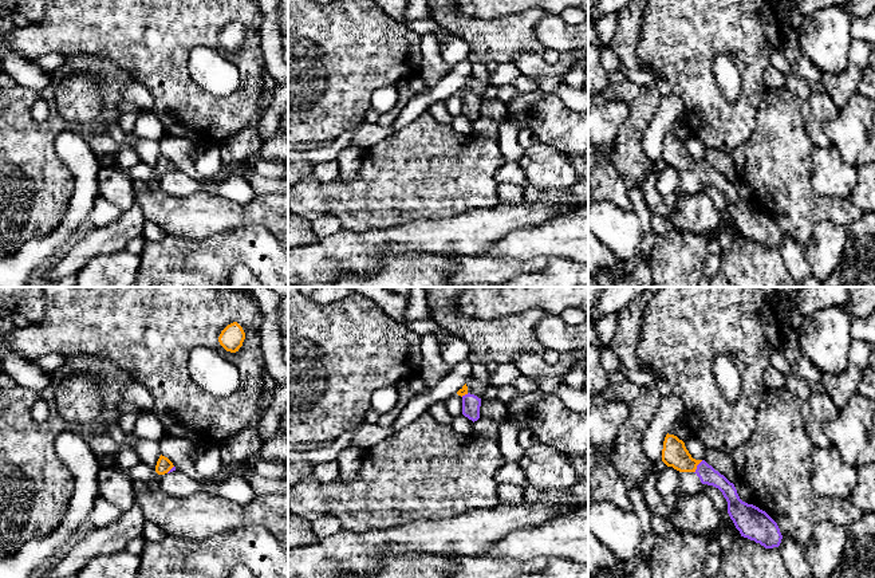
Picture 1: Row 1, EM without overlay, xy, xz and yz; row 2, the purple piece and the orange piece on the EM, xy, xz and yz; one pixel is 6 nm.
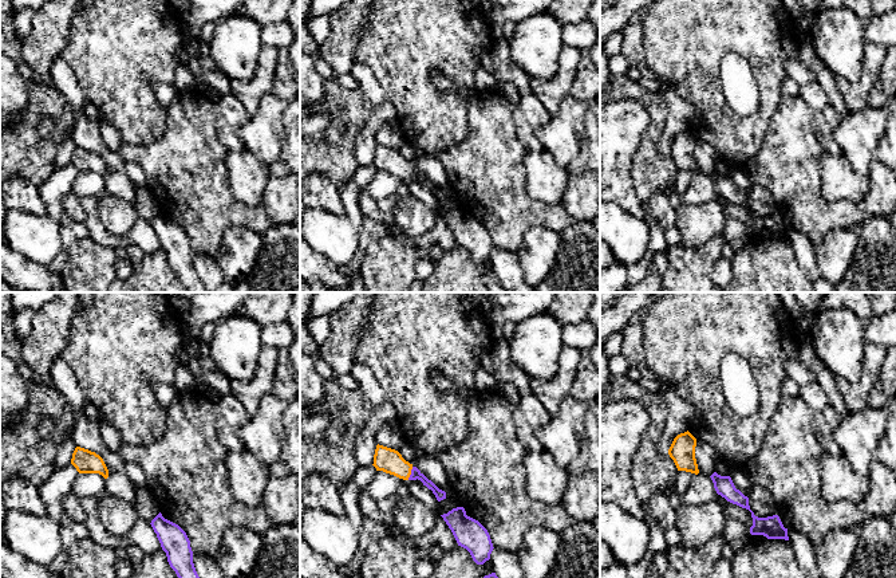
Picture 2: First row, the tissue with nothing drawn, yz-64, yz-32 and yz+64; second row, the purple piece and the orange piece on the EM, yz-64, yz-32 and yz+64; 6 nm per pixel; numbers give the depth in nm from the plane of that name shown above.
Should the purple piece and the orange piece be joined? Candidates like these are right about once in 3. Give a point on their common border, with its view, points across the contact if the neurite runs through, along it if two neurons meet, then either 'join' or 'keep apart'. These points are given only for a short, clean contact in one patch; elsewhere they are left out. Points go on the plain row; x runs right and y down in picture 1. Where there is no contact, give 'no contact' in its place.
yz (697, 166) | across yz (708, 175), (697, 166), (682, 161), (674, 153) | join

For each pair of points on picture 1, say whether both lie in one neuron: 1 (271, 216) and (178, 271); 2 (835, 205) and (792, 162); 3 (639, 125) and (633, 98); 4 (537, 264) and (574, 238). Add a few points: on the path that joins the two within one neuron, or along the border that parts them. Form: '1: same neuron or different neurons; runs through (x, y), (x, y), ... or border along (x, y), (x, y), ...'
1: different neurons; border along (228, 227), (260, 224), (272, 234)
2: same neuron; runs through (820, 205), (792, 177)
3: same neuron; runs through (639, 118), (639, 105)
4: different neurons; border along (548, 258), (516, 260)

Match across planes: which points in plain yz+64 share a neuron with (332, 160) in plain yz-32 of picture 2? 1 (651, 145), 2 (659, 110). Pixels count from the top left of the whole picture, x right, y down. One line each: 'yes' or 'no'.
1: yes
2: yes

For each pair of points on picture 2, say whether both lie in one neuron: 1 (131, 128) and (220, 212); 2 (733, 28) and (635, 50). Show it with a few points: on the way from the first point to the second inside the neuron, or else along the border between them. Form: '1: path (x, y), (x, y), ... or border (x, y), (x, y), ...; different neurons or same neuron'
1: border (166, 118), (165, 132), (152, 144), (122, 145); different neurons
2: border (644, 18), (643, 56), (646, 65), (658, 77); different neurons

